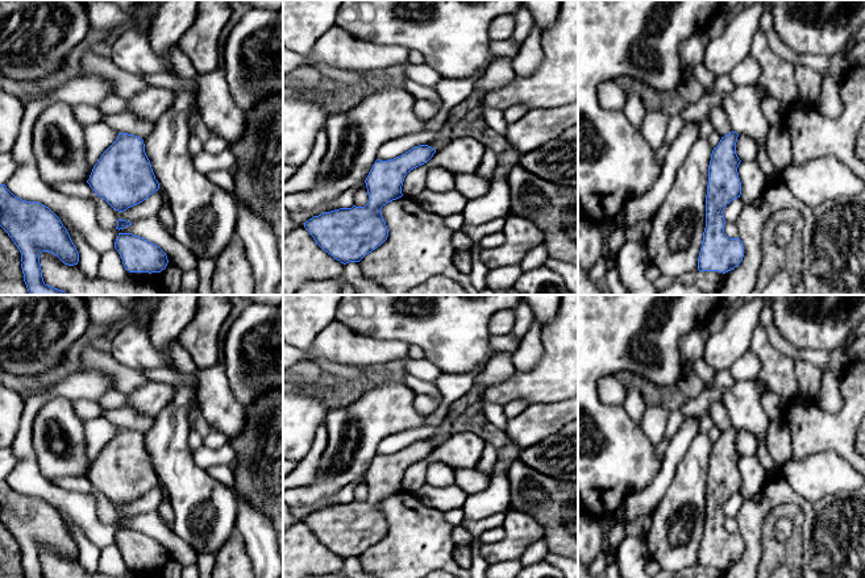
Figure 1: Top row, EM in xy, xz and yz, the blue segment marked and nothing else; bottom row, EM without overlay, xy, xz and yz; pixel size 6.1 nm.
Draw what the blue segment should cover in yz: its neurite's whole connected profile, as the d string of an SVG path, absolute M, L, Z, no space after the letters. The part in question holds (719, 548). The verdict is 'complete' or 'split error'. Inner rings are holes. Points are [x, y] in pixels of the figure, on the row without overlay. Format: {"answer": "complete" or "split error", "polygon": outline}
{"answer": "complete", "polygon": "M733 425L725 429L711 449L706 490L706 523L698 553L699 566L725 569L737 562L744 552L743 536L739 532L729 533L724 528L723 510L725 500L741 490L737 467L741 456L736 449L737 432L739 429Z"}

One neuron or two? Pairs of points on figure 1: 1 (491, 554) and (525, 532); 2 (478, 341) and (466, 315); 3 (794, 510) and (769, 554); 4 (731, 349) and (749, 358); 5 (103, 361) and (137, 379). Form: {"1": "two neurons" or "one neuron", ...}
{"1": "one neuron", "2": "one neuron", "3": "one neuron", "4": "two neurons", "5": "one neuron"}

